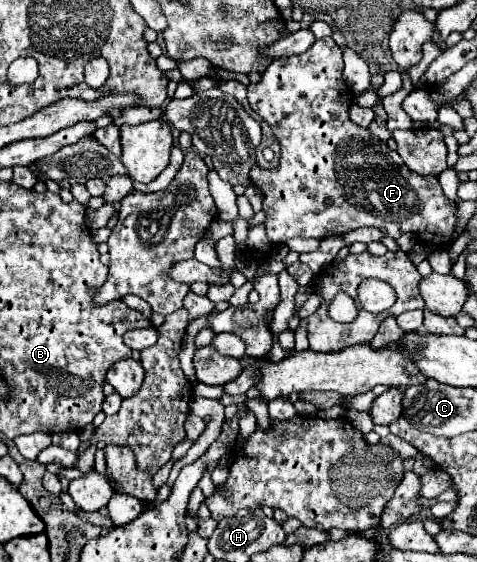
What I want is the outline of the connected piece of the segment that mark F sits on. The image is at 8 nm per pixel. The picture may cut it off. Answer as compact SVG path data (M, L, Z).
M326 37L314 41L314 45L302 55L272 61L262 73L260 83L248 85L250 107L268 121L282 149L278 167L266 171L254 165L250 171L252 183L264 195L262 211L266 213L266 233L270 241L286 243L292 237L326 239L332 235L344 235L358 227L380 227L392 239L412 231L420 241L436 245L450 243L454 239L456 203L446 199L438 177L422 177L406 169L396 151L388 149L384 141L348 119L352 91L342 77L342 67L340 47L332 37Z

